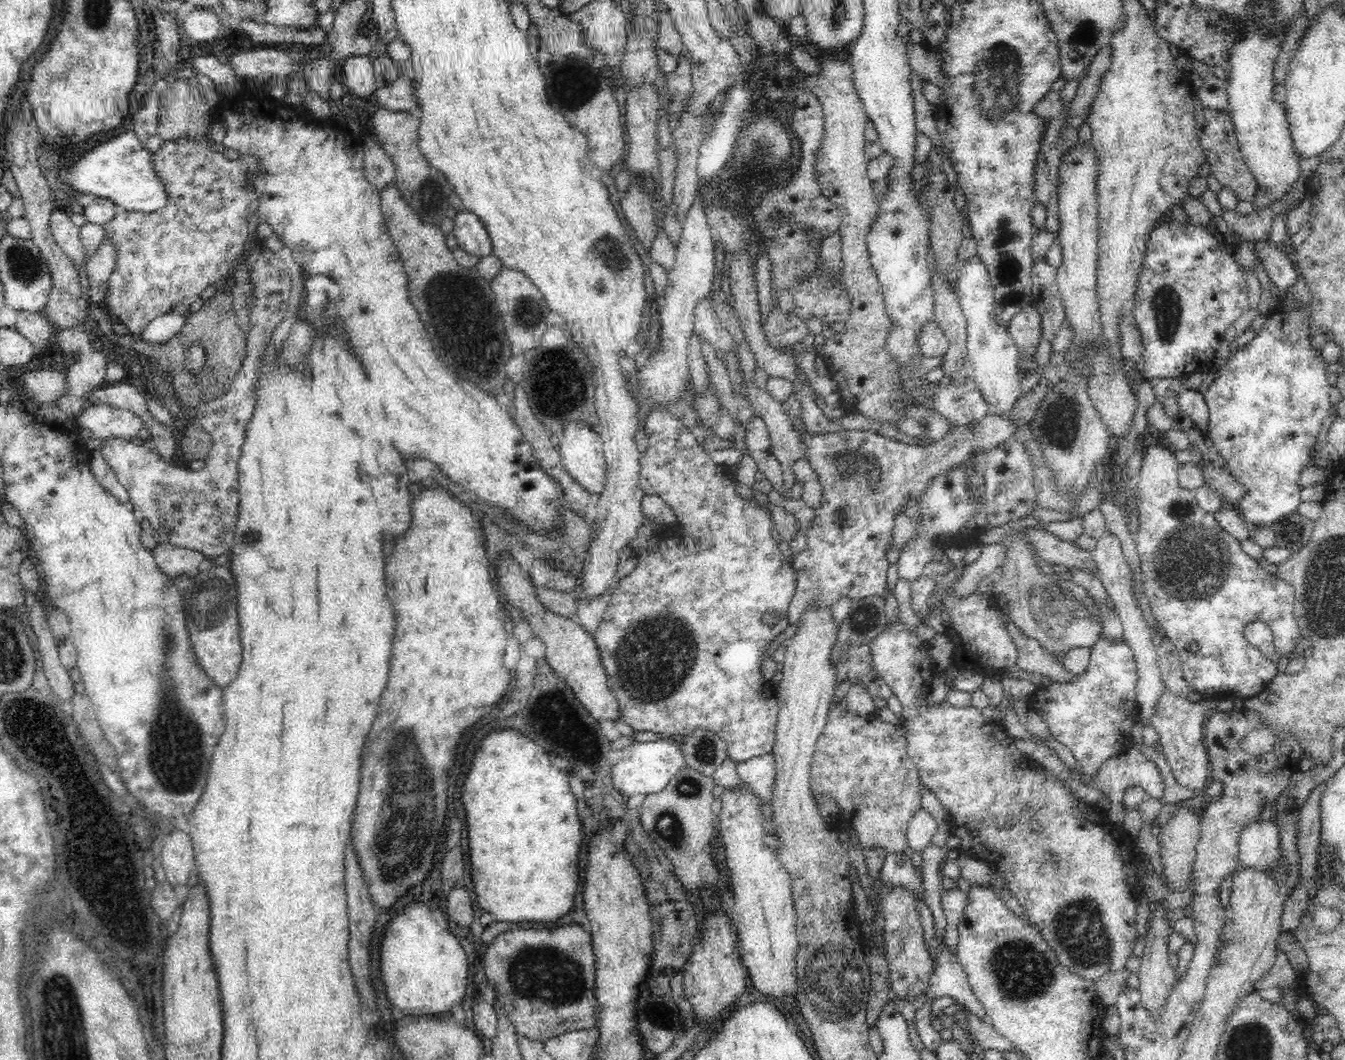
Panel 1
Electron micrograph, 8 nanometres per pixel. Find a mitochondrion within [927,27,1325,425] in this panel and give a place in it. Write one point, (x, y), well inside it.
(999, 71)

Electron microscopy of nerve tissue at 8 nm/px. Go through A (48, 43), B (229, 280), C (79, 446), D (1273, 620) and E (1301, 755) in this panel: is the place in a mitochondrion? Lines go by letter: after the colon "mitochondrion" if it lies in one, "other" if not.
A: other
B: other
C: other
D: other
E: other

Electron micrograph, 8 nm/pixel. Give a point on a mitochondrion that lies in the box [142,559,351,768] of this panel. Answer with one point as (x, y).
(210, 601)

